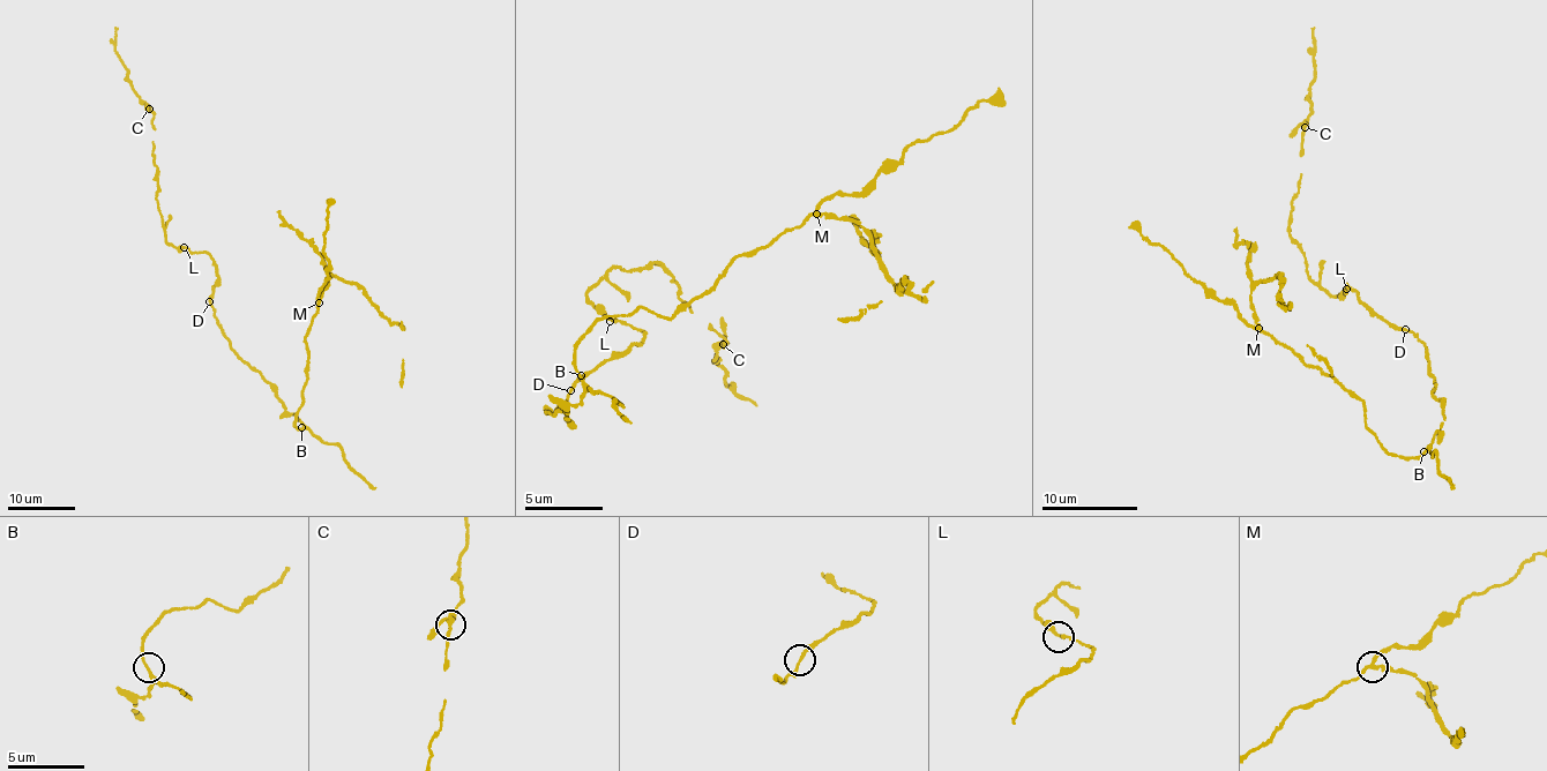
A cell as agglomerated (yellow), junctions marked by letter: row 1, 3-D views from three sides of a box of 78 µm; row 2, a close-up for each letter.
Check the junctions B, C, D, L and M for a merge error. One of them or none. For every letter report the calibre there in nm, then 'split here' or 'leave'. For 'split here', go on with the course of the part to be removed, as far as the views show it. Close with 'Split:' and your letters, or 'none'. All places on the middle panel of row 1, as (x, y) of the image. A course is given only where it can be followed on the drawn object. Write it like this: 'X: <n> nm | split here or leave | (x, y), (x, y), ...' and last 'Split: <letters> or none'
B: 170 nm | leave
C: 160 nm | leave
D: 180 nm | leave
L: 220 nm | leave
M: 180 nm | split here
Split: M

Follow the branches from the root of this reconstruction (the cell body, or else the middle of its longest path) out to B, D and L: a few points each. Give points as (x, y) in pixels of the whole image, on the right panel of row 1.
B: (1433, 389), (1430, 391), (1441, 401), (1444, 418), (1441, 429), (1424, 451)
D: (1433, 389), (1437, 386), (1430, 374), (1424, 344), (1405, 330)
L: (1433, 389), (1437, 386), (1424, 344), (1410, 331), (1397, 329), (1347, 284), (1346, 289)

